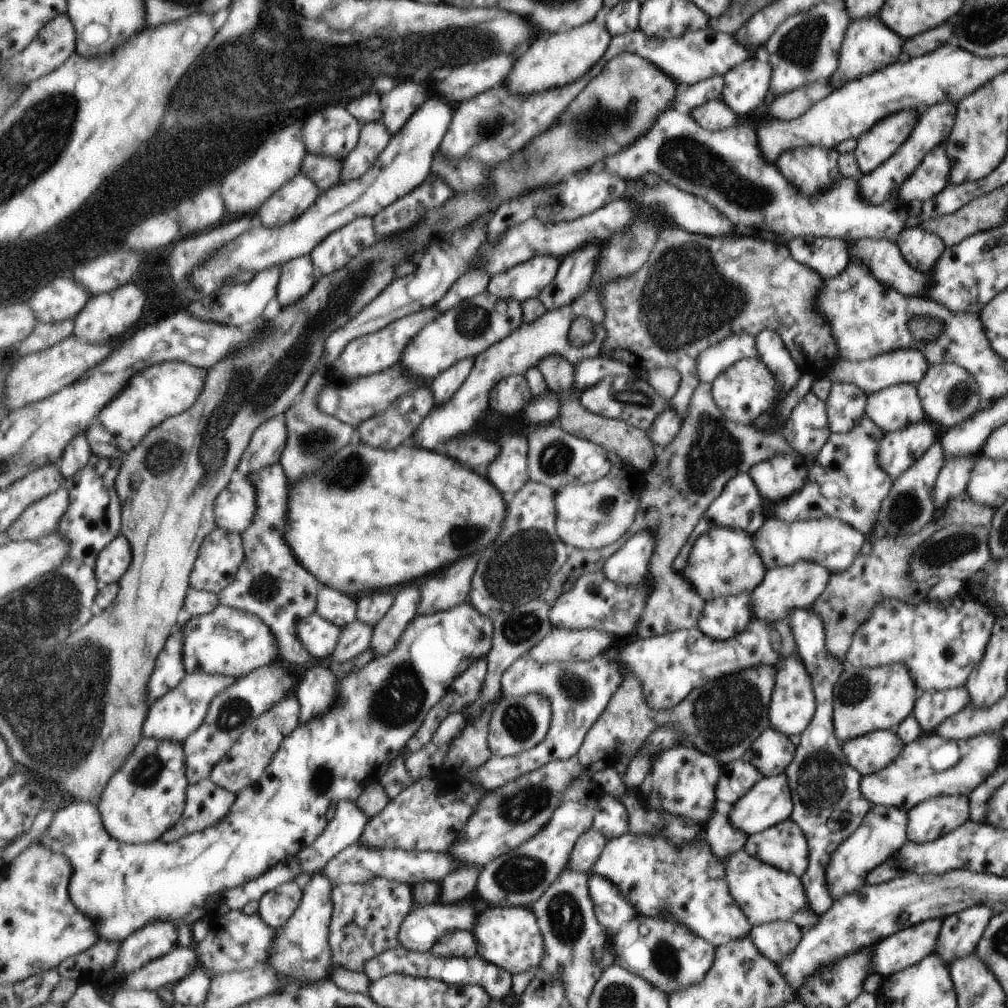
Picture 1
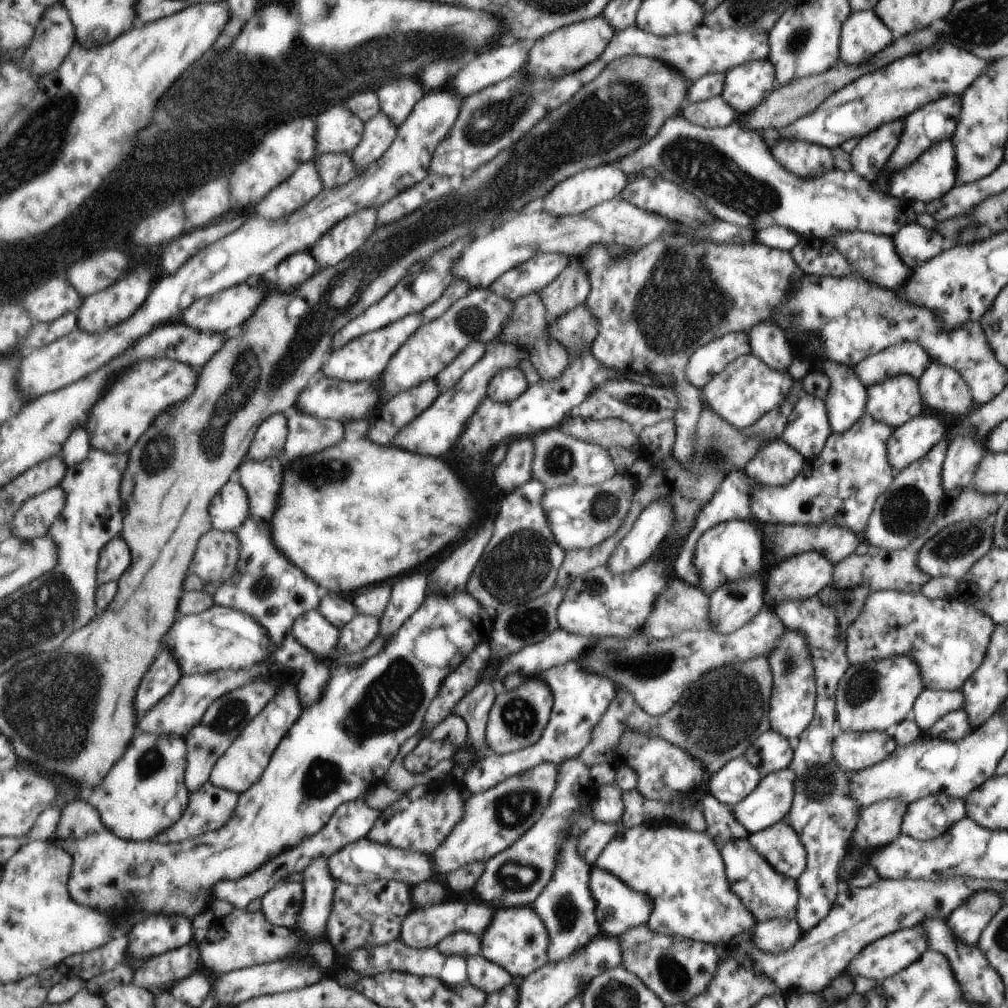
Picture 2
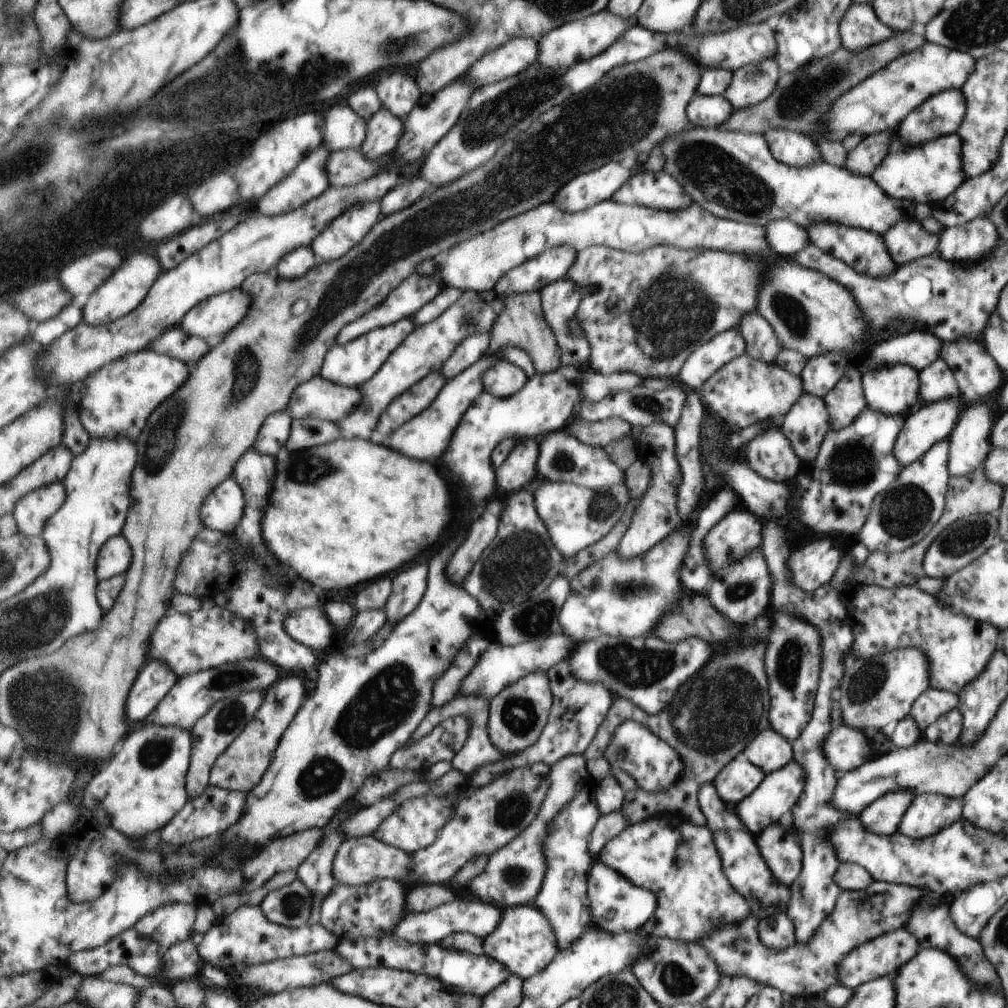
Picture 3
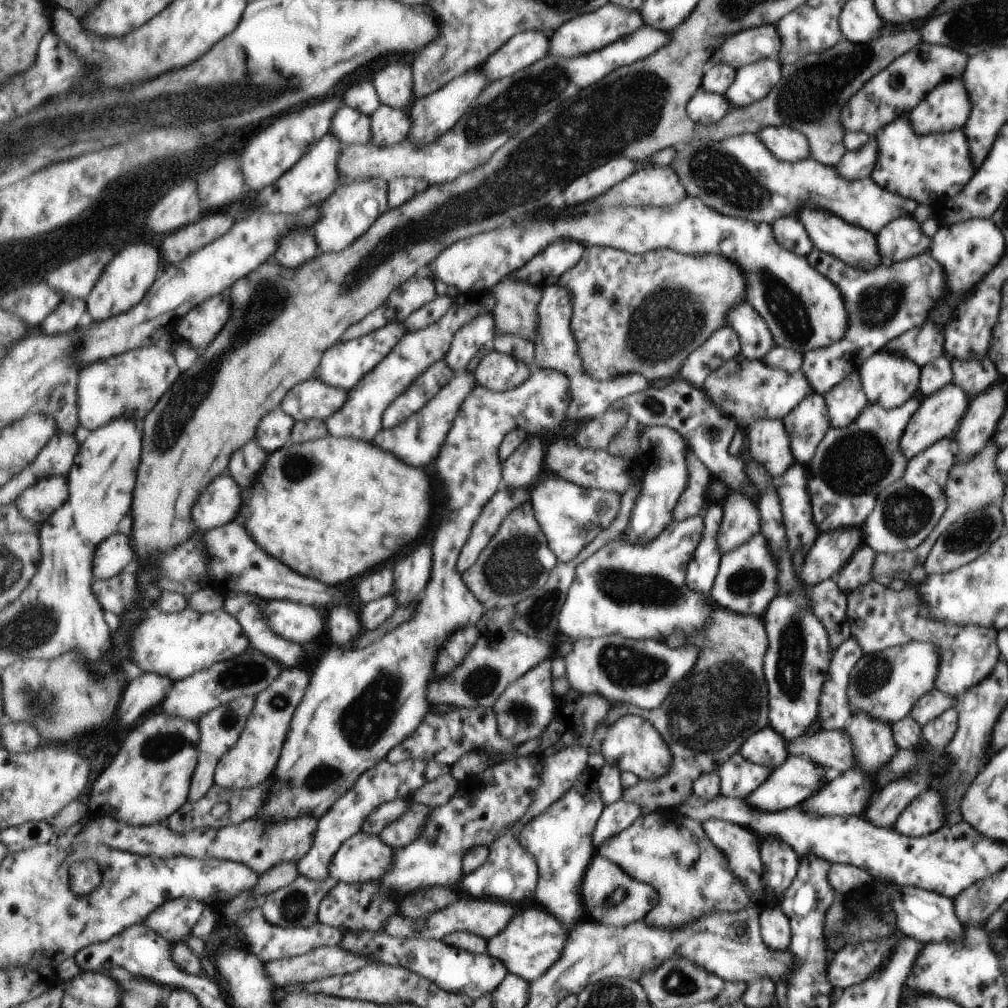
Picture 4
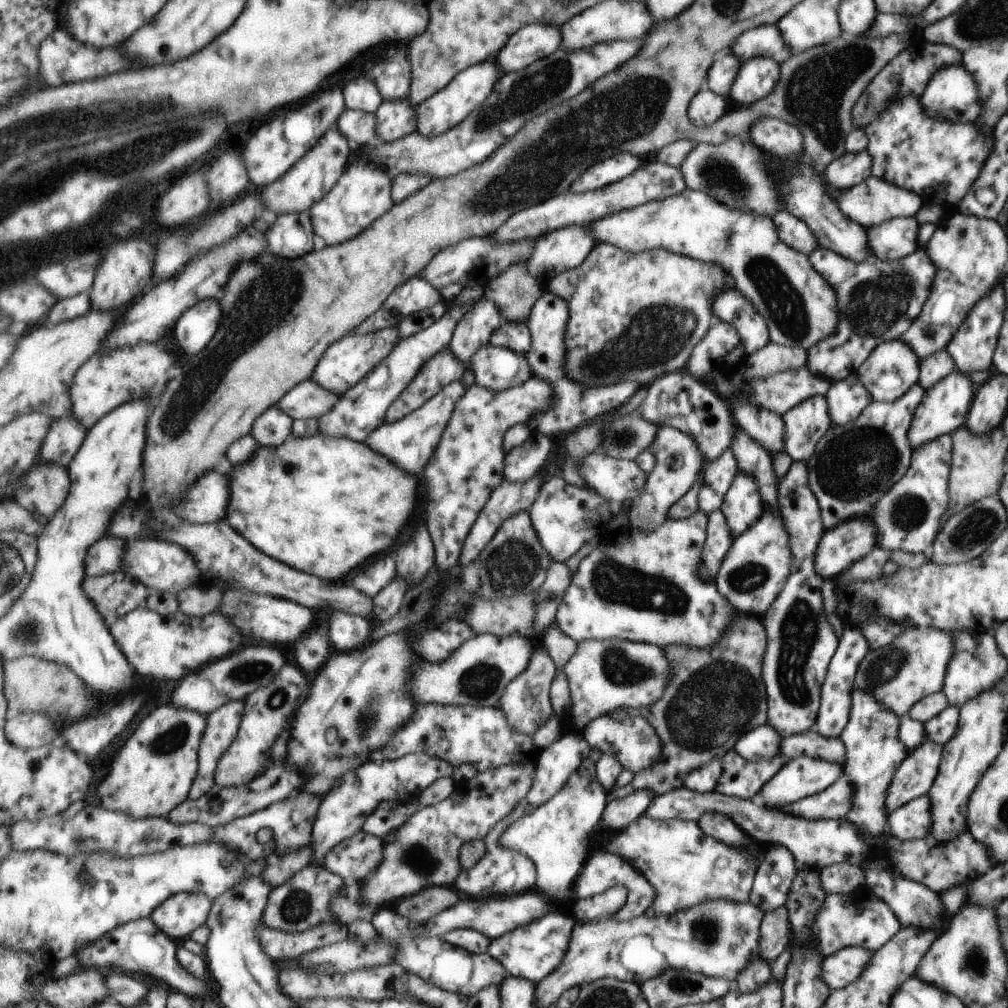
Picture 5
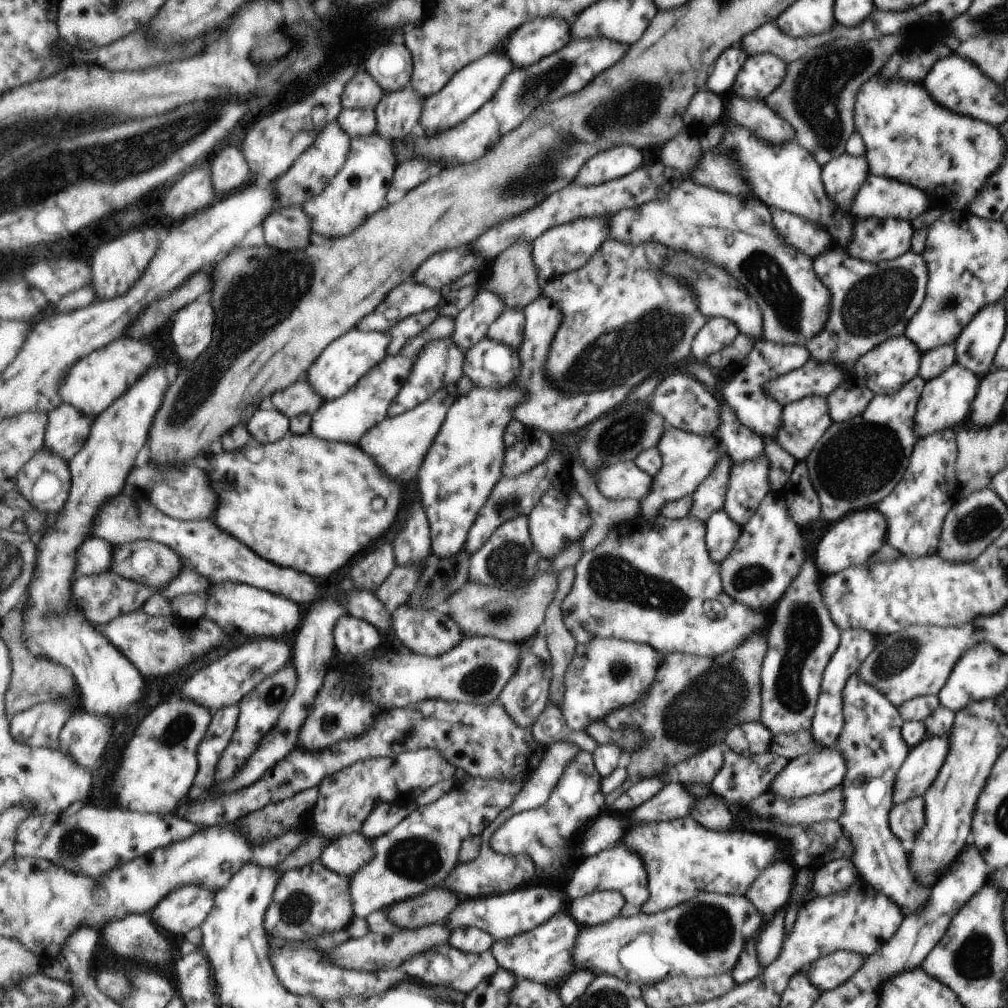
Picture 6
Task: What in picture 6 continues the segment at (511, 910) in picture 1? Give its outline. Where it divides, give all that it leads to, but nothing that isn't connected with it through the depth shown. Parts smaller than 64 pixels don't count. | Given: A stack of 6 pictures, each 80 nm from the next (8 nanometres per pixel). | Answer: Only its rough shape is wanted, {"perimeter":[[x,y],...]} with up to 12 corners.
{"perimeter":[[567,910],[490,950],[500,966],[554,986],[575,972],[581,930]]}

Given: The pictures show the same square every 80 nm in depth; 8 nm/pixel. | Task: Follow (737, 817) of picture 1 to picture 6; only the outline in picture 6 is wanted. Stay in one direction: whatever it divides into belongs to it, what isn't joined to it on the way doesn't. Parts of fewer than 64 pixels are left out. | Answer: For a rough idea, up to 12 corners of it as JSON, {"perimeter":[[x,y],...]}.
{"perimeter":[[836,745],[789,759],[768,791],[800,799],[840,785]]}

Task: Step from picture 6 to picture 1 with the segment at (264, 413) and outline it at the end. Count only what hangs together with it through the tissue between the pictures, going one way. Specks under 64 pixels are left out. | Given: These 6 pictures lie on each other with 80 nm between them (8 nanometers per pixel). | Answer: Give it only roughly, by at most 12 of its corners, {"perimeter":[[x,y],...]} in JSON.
{"perimeter":[[284,415],[264,422],[237,467],[251,477],[280,462],[288,443]]}

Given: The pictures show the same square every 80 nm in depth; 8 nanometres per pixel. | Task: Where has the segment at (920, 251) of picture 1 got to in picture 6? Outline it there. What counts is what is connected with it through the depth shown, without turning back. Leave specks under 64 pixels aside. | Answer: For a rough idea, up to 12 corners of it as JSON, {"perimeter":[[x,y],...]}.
{"perimeter":[[855,219],[845,252],[880,264],[909,250],[903,219]]}

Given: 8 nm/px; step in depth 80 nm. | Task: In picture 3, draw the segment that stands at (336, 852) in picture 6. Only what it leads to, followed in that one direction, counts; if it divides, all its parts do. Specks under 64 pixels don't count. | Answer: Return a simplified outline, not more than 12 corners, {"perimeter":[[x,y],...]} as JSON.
{"perimeter":[[374,835],[349,838],[334,861],[340,883],[406,884],[411,853]]}

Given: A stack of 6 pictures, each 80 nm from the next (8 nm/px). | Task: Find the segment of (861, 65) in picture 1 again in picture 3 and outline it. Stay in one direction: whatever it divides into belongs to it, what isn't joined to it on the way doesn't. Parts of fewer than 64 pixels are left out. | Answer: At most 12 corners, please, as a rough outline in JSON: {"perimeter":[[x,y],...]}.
{"perimeter":[[852,3],[839,25],[840,46],[860,52],[893,32],[871,4]]}

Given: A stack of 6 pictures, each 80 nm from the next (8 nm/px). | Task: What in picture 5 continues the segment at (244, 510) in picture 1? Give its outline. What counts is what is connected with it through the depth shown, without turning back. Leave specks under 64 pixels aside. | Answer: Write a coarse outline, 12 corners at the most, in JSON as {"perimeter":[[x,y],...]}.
{"perimeter":[[207,474],[177,508],[189,523],[227,516],[229,478]]}

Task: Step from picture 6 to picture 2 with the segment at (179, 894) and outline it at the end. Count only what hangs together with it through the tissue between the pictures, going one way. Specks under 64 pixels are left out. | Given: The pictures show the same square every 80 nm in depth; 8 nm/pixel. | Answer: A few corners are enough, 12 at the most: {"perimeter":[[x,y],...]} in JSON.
{"perimeter":[[153,914],[129,933],[129,954],[148,959],[194,943],[185,916]]}

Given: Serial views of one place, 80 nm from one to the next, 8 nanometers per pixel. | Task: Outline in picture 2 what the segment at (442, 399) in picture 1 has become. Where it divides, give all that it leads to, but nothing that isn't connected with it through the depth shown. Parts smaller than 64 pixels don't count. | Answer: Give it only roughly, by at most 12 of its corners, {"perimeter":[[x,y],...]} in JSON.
{"perimeter":[[471,343],[436,376],[441,392],[464,378],[486,353],[487,345]]}

